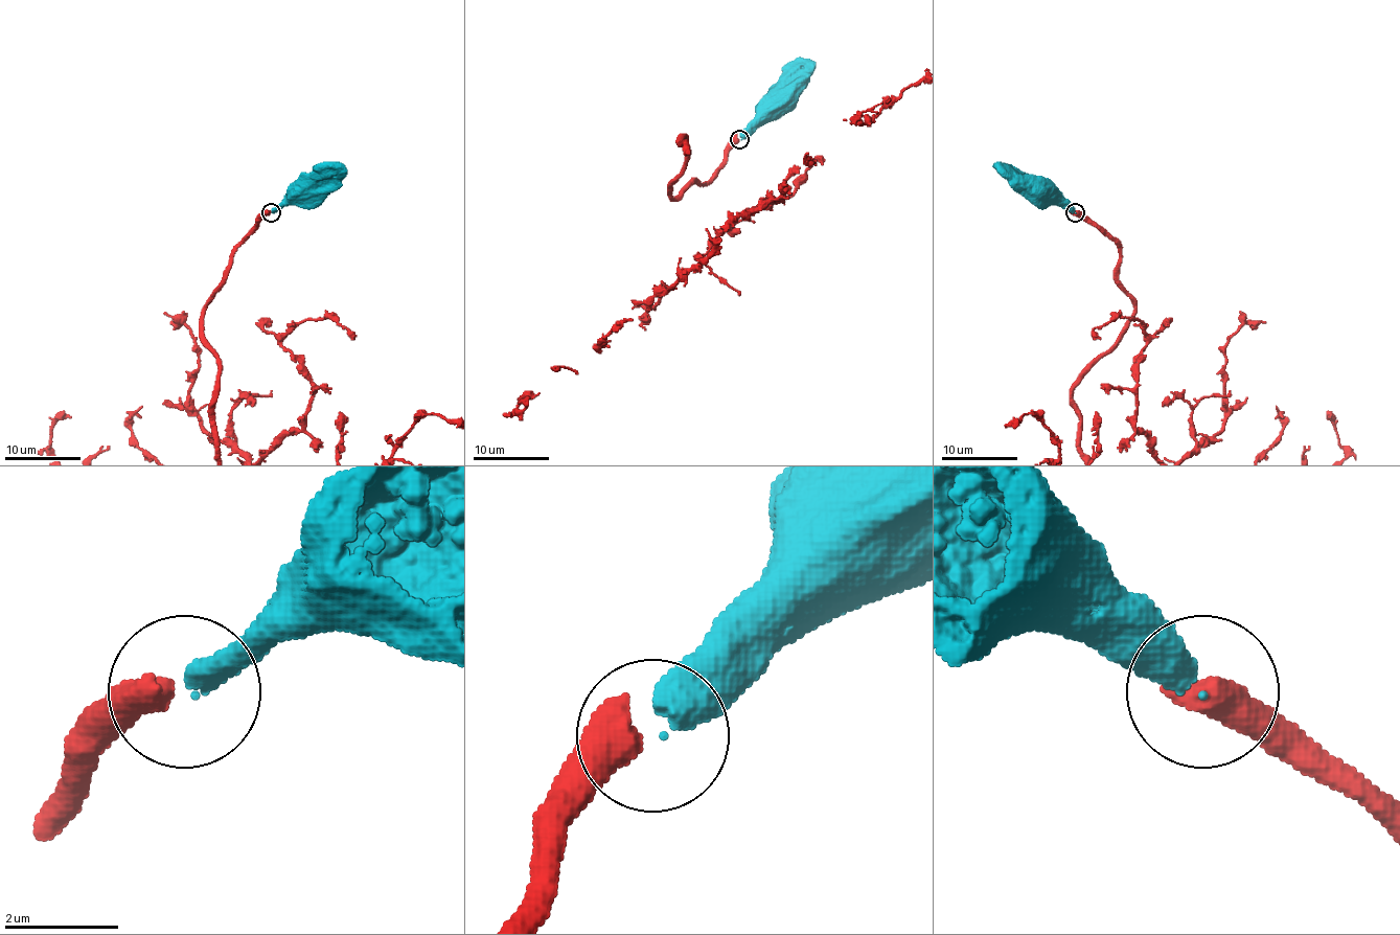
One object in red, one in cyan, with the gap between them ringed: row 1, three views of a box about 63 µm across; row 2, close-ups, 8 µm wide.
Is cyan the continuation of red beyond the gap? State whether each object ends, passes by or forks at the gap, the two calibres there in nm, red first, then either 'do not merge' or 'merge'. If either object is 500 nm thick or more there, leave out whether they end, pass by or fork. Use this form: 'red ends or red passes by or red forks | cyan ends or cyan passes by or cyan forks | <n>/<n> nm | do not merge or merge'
650/380 nm | merge

